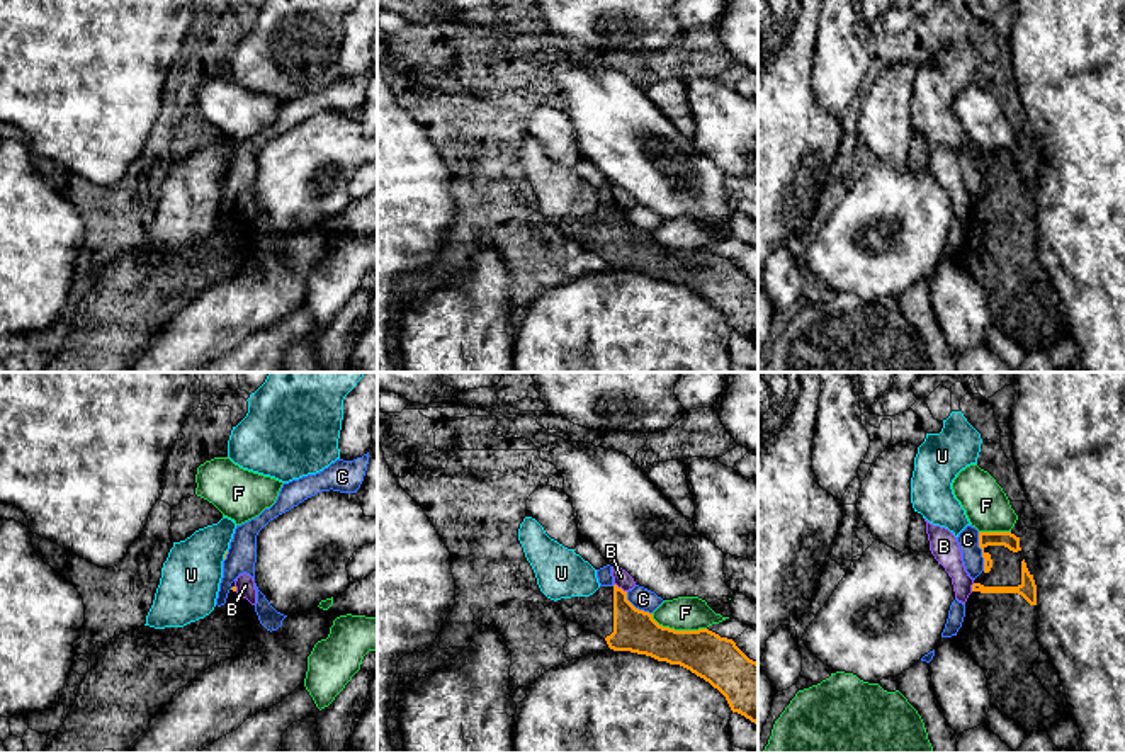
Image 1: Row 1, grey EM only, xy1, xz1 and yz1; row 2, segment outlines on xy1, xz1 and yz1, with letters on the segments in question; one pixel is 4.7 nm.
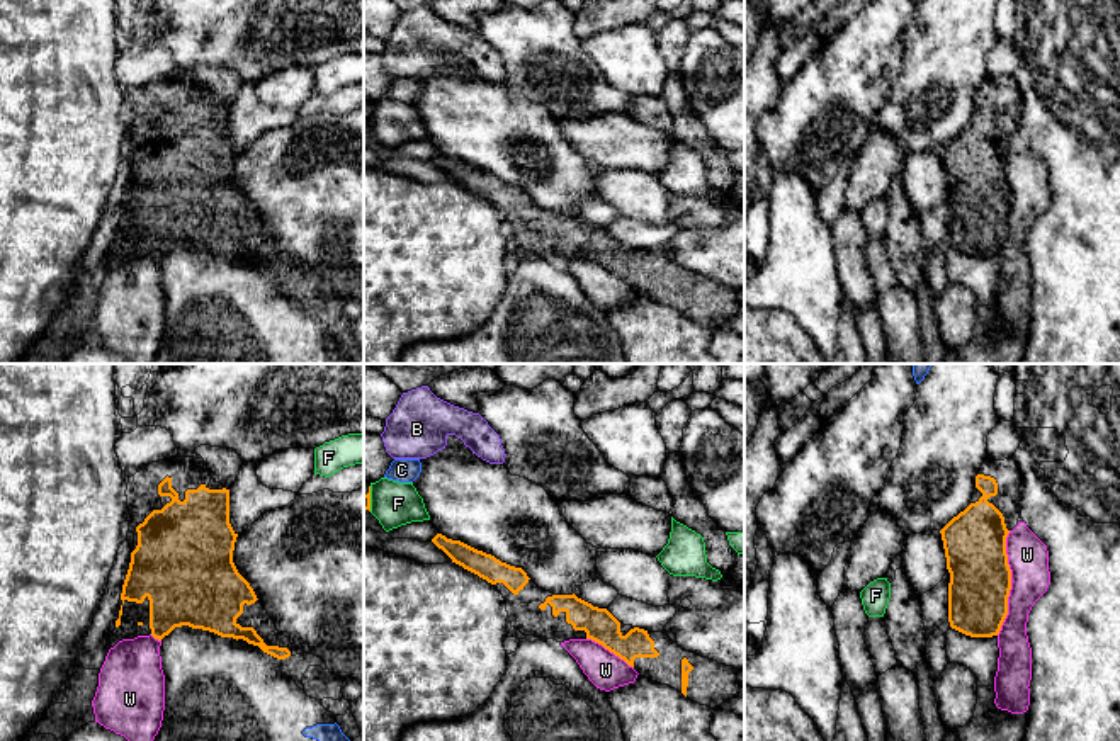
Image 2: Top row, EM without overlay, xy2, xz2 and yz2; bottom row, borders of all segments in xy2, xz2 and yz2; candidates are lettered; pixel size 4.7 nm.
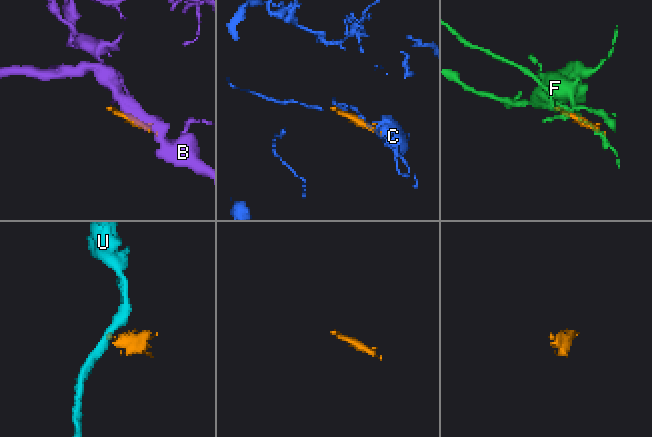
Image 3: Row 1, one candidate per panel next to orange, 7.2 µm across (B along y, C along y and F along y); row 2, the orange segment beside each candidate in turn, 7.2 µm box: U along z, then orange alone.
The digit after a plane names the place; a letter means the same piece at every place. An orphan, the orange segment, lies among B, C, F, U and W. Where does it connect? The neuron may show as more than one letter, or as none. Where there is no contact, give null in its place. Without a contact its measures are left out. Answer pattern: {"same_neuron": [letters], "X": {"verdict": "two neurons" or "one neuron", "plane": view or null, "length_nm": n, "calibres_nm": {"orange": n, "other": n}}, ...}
{"same_neuron": [], "B": {"verdict": "two neurons", "plane": "xz1", "length_nm": 80, "calibres_nm": {"orange": 200, "other": 80}}, "C": {"verdict": "two neurons", "plane": "yz1", "length_nm": 190, "calibres_nm": {"orange": 70, "other": 100}}, "F": {"verdict": "two neurons", "plane": "xz1", "length_nm": 280, "calibres_nm": {"orange": 220, "other": 160}}, "U": {"verdict": "two neurons", "plane": "xy1", "length_nm": 50, "calibres_nm": {"orange": 20, "other": 280}}, "W": {"verdict": "two neurons", "plane": "yz2", "length_nm": 500, "calibres_nm": {"orange": 300, "other": 190}}}

